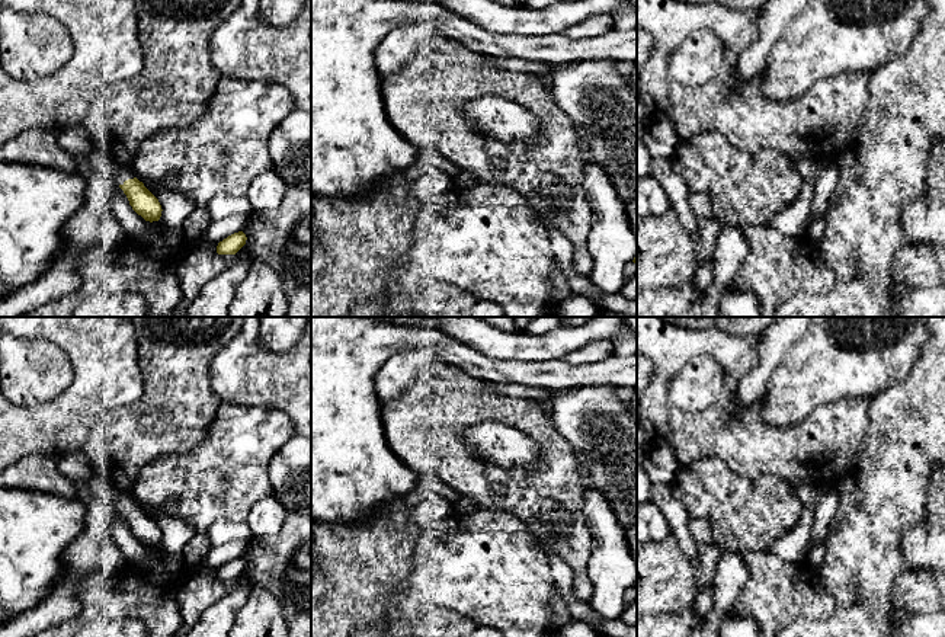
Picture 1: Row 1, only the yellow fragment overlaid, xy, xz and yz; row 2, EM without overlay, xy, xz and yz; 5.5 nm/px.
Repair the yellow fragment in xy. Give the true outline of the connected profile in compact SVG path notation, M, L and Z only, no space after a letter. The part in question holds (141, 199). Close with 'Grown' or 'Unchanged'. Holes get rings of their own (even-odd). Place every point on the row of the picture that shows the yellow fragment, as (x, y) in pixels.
M93 148L84 156L84 160L90 164L94 175L100 175L102 169L109 164L115 175L115 182L126 195L132 209L145 221L153 223L160 220L163 209L158 199L135 177L129 167L109 161Z. Grown

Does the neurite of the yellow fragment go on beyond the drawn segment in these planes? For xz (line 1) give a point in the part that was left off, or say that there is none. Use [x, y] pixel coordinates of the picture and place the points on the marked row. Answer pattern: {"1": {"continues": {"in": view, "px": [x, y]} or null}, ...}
{"1": {"continues": null}}

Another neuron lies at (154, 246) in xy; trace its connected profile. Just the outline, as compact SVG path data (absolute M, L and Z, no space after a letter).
M147 221L150 225L150 233L145 241L134 241L138 249L144 250L150 257L158 262L177 262L179 256L185 252L186 243L182 240L180 246L170 247L164 243L160 221Z

